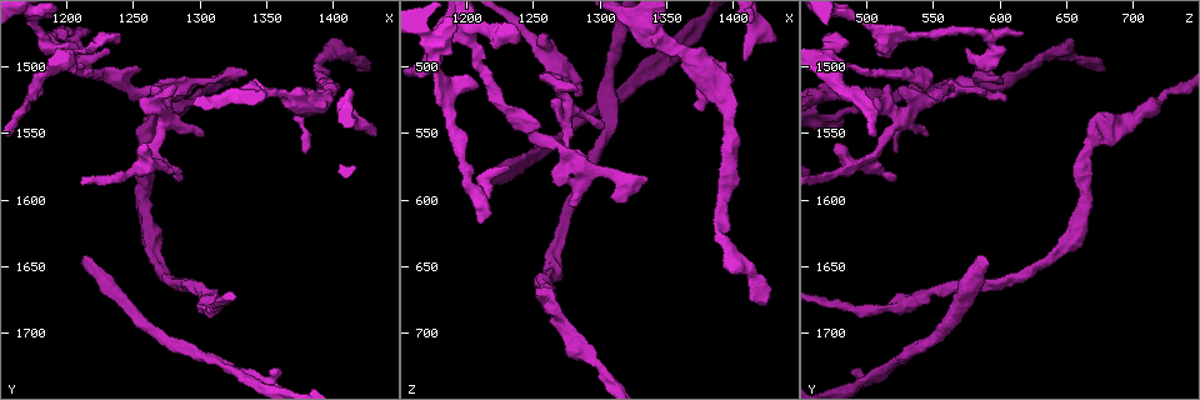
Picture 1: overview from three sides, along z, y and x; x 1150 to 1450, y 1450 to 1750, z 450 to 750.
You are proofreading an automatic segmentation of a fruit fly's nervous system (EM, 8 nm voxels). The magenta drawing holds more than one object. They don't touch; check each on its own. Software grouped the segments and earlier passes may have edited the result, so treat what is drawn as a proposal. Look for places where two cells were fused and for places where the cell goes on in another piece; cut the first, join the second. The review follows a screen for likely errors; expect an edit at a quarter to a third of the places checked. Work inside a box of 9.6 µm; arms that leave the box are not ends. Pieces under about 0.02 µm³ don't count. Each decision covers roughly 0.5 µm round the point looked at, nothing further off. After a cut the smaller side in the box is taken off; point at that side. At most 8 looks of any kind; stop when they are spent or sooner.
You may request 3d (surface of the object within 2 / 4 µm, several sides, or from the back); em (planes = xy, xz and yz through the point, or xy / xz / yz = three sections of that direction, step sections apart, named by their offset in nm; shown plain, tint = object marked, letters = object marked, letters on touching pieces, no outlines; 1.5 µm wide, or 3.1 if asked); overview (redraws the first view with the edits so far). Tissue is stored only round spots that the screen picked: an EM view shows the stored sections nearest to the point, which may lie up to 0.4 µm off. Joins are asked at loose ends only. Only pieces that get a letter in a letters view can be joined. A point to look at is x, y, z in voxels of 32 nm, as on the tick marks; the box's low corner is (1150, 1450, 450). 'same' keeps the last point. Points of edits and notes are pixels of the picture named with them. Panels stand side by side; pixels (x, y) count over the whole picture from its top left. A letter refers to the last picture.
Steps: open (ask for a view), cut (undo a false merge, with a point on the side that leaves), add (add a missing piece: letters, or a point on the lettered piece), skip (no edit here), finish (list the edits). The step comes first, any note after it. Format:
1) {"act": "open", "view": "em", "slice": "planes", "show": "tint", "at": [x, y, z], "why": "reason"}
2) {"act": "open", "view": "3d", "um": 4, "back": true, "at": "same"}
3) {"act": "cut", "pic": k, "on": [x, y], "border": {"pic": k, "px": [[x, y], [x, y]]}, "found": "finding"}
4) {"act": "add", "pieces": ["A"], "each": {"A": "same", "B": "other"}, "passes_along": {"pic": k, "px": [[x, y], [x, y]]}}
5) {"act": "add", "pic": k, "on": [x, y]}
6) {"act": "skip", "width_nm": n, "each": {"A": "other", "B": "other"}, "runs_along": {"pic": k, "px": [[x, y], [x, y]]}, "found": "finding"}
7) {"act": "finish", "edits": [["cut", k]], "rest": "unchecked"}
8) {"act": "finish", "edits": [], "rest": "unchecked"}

{"act": "open", "view": "em", "slice": "planes", "show": "tint", "at": [1420, 1502, 678], "why": "end of a long branch"}

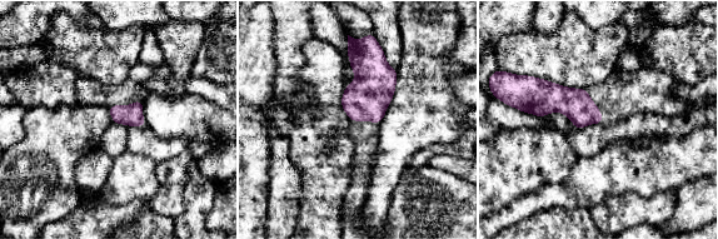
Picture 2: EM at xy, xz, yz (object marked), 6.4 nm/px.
{"act": "open", "view": "em", "slice": "planes", "show": "letters", "at": "same"}

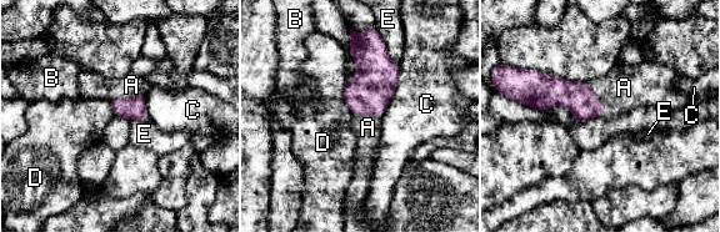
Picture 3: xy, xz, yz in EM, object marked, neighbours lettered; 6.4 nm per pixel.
{"act": "add", "pieces": ["A"], "each": {"A": "same", "B": "other", "C": "other", "D": "other", "E": "other"}, "found": "it goes on there"}

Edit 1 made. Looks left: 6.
{"act": "open", "view": "3d", "um": 4, "at": [1302, 1554, 544], "why": "branch stops here"}

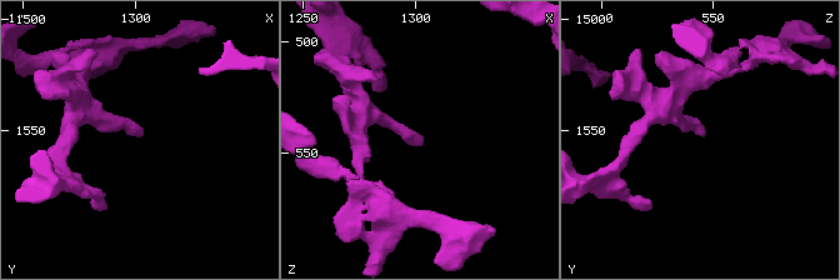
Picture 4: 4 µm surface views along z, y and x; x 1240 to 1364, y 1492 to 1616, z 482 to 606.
{"act": "open", "view": "em", "slice": "xy", "step": 4, "show": "letters", "at": [1303, 1554, 546]}

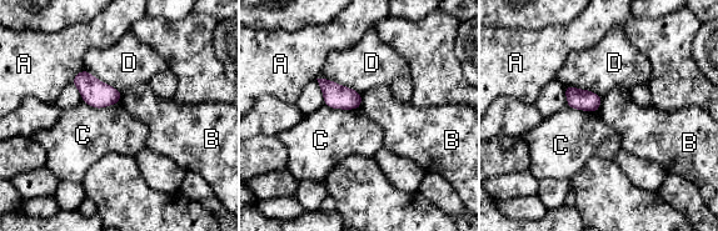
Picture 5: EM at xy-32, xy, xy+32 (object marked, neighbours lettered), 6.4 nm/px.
{"act": "open", "view": "em", "slice": "planes", "show": "letters", "at": "same"}

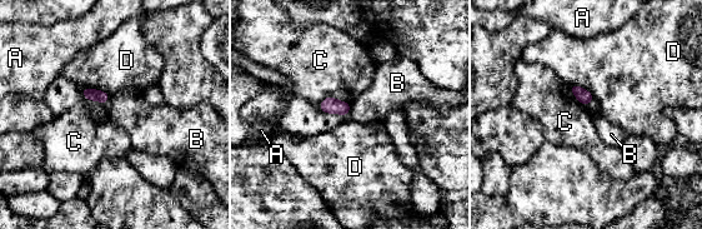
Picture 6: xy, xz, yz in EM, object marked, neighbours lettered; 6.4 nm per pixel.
{"act": "skip", "longest_contact_nm": ["C", 220], "each": {"A": "other", "B": "other", "C": "other", "D": "other"}, "border": {"pic": 6, "px": [[351, 104], [345, 115]]}, "found": "no lettered piece goes on from it"}

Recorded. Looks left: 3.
{"act": "open", "view": "em", "slice": "yz", "step": 8, "show": "letters", "at": [1380, 1564, 520], "why": "an open end"}

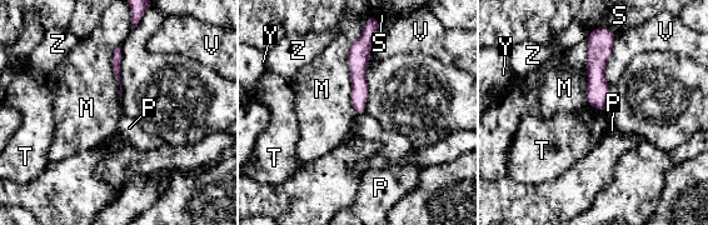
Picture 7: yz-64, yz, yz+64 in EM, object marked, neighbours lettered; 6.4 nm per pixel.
{"act": "skip", "each": {"M": "other", "P": "other", "S": "other", "T": "other", "V": "other", "Y": "other", "Z": "other"}, "runs_along": {"pic": 7, "px": [[365, 38], [359, 50], [359, 110]]}, "found": "none of them fits"}

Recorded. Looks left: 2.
{"act": "finish", "edits": [["add", 3]], "rest": "unchecked"}

